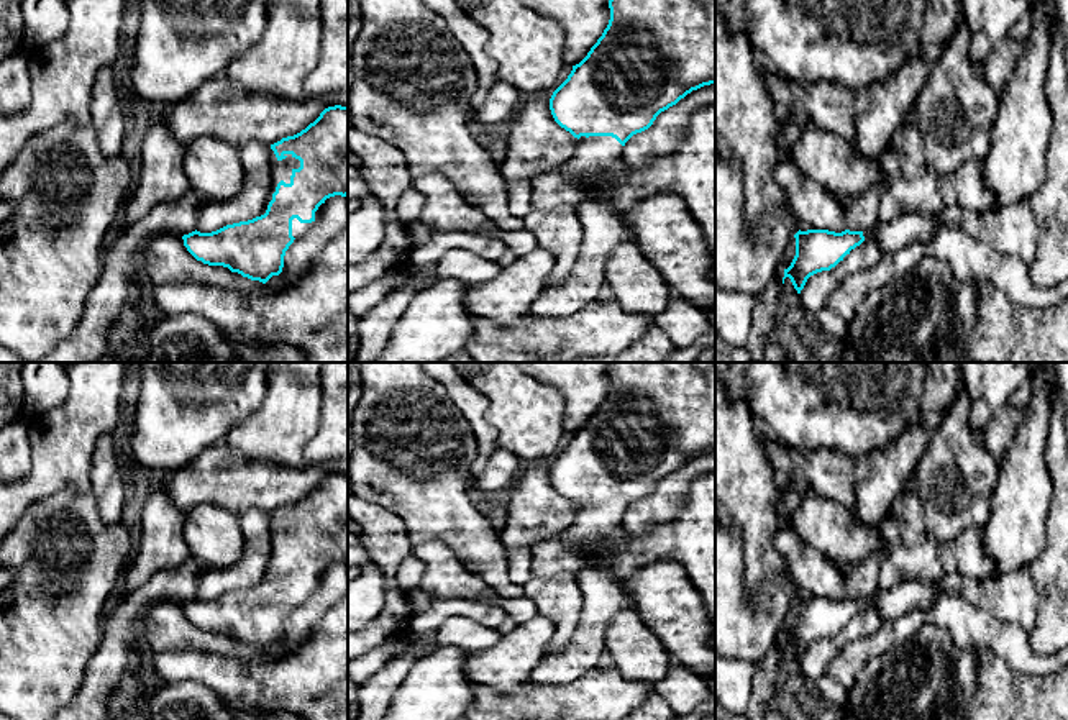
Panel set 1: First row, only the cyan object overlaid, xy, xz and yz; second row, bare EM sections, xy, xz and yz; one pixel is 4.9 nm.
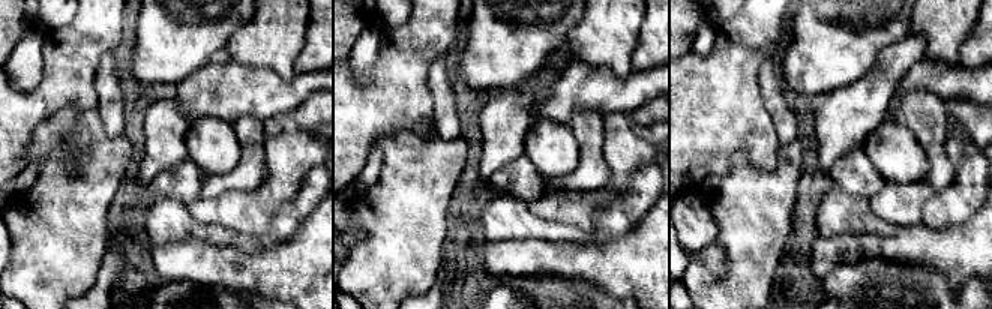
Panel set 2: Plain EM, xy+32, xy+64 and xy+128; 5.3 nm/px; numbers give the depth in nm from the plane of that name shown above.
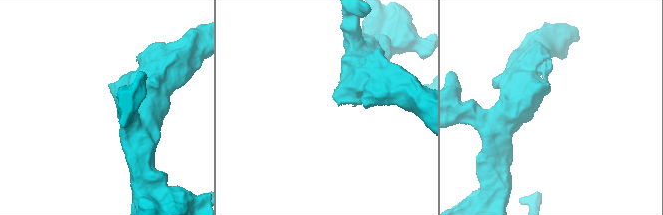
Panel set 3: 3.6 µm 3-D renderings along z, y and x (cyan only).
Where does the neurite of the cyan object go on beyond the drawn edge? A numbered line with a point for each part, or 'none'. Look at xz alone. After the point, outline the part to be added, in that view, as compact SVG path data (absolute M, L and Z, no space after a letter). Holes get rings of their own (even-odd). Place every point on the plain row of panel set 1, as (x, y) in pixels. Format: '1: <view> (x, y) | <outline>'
1: xz (594, 524) | M581 504L574 523L561 533L569 546L602 549L610 535L623 526L623 513L612 504Z

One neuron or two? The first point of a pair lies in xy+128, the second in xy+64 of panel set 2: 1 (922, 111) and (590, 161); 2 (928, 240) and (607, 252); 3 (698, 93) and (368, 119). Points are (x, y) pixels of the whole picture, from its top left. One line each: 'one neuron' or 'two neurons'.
1: one neuron
2: one neuron
3: one neuron

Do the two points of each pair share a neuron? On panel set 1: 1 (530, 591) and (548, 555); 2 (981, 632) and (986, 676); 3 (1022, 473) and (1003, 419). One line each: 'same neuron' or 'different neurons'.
1: different neurons
2: different neurons
3: different neurons

